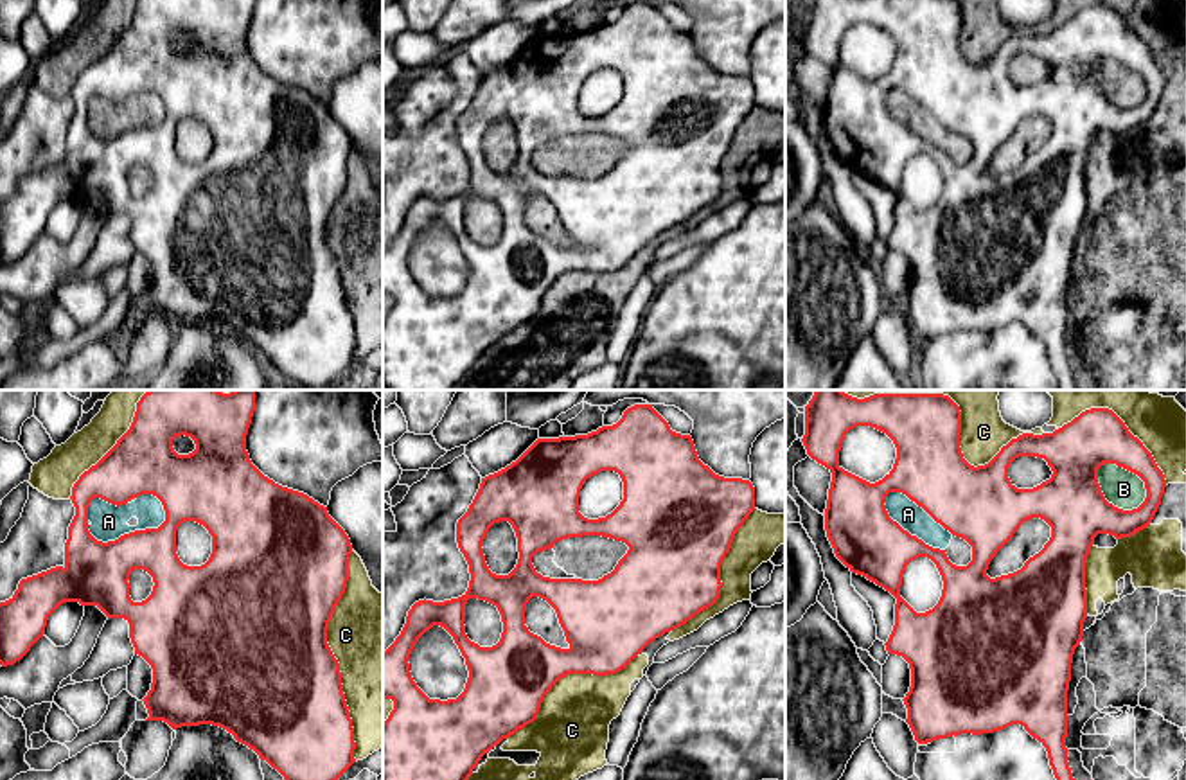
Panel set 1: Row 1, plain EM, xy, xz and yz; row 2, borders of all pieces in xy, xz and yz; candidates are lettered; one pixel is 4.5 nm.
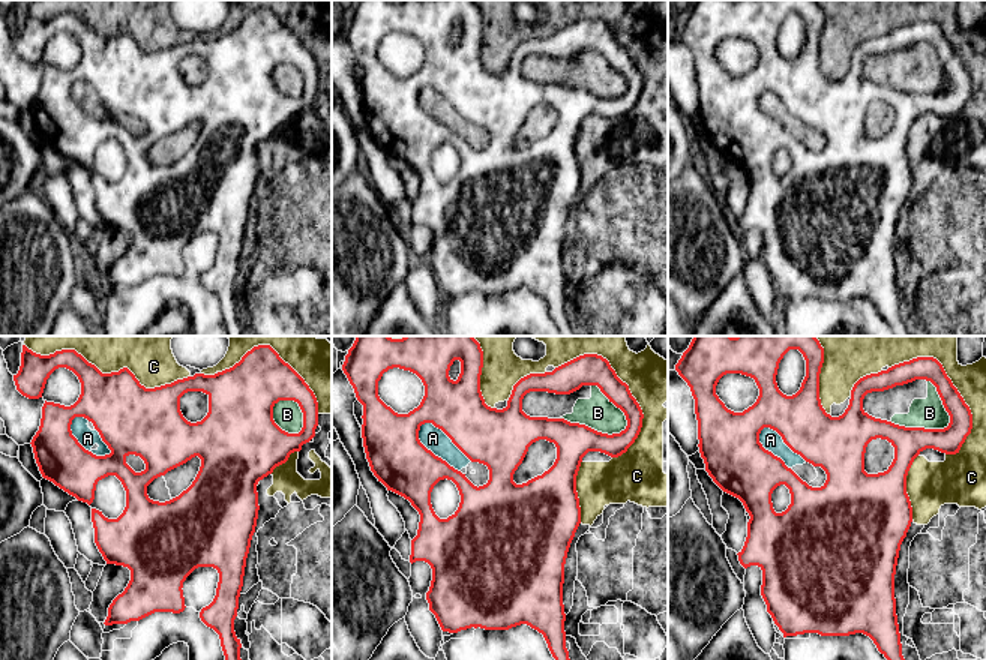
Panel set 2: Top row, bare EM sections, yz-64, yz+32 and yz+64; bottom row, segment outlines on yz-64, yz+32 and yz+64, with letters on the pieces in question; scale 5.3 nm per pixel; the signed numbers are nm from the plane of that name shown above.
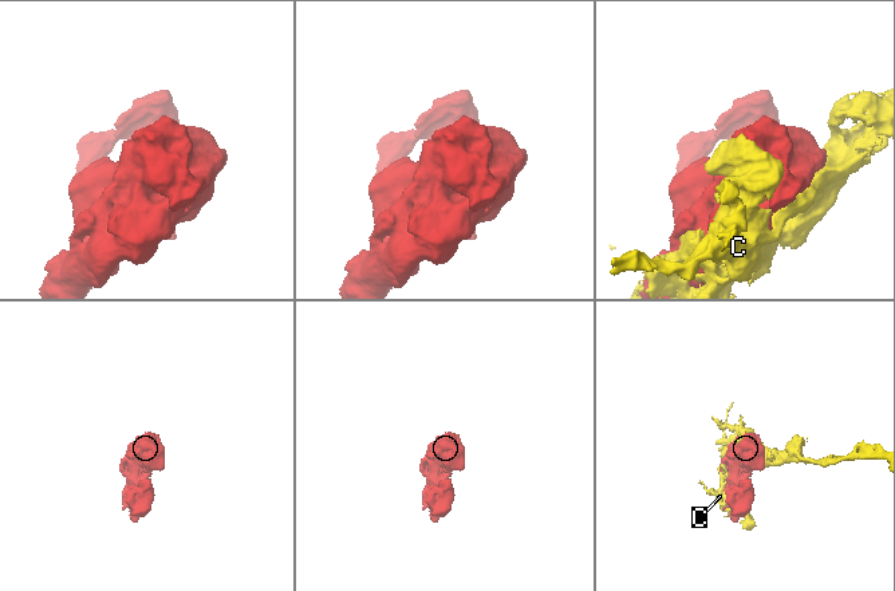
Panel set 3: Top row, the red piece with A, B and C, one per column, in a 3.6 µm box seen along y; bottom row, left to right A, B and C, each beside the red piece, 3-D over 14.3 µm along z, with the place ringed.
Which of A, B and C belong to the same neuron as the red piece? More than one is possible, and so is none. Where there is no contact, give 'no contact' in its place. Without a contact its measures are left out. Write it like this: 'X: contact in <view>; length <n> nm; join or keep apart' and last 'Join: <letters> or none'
A: contact in yz; length 360 nm; keep apart
B: contact in yz; length 260 nm; keep apart
C: contact in xy; length 950 nm; keep apart
Join: none

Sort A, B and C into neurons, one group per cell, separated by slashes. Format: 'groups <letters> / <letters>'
groups A B C

